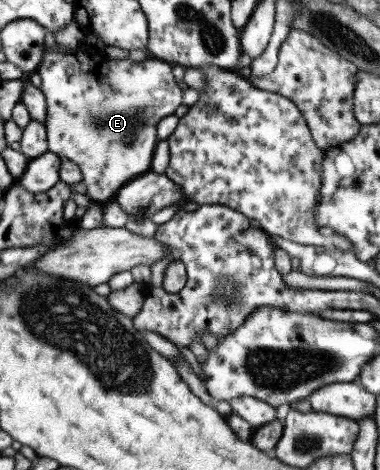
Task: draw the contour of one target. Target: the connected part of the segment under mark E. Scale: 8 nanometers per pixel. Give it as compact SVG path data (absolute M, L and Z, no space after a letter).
M77 45L73 49L67 48L67 50L60 50L60 48L52 50L45 47L42 62L35 72L40 76L41 85L39 90L43 93L46 104L46 115L43 124L46 129L47 152L53 152L53 154L77 164L79 172L81 172L81 182L86 186L84 194L87 198L104 204L111 200L117 190L127 181L150 171L152 154L156 143L159 141L156 138L156 125L161 118L173 115L175 108L181 104L182 90L179 89L173 75L171 75L171 64L151 57L148 57L144 62L133 62L128 57L123 58L123 60L111 60L104 55L103 49L95 50Z

